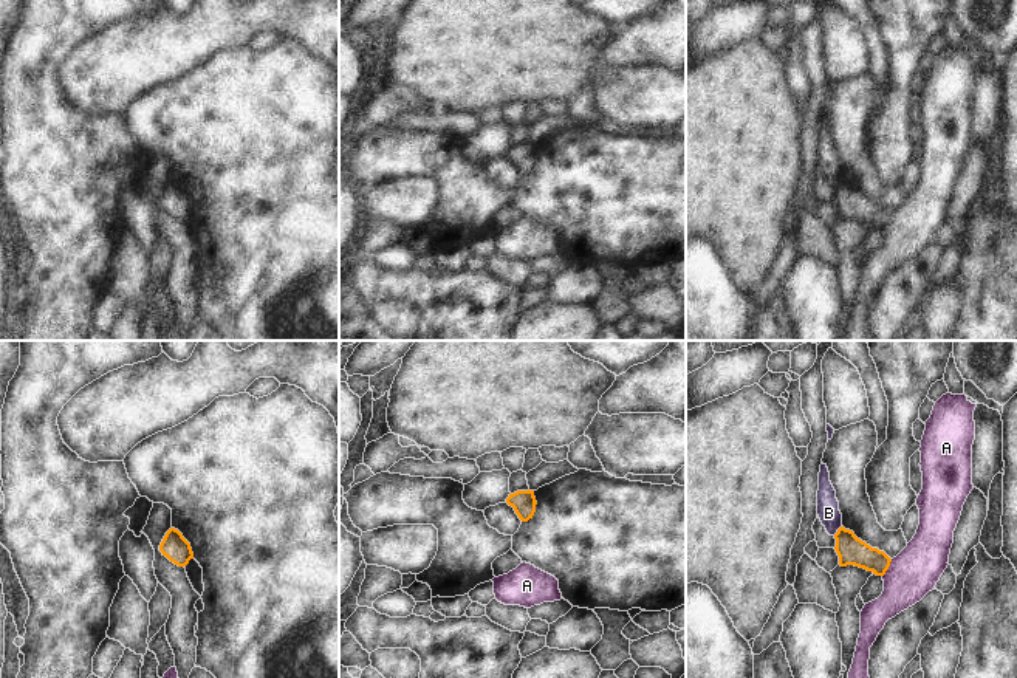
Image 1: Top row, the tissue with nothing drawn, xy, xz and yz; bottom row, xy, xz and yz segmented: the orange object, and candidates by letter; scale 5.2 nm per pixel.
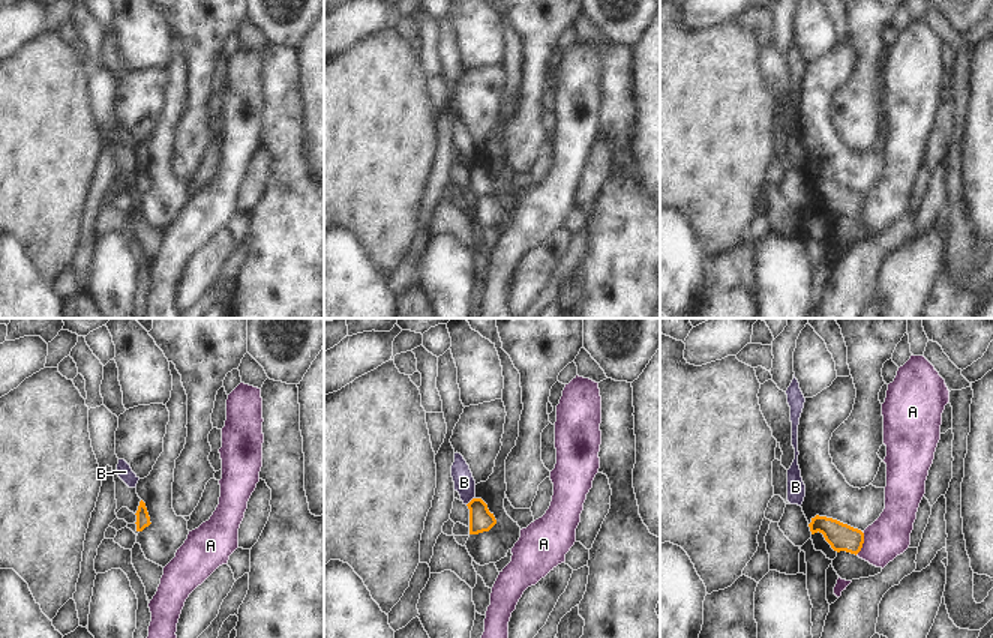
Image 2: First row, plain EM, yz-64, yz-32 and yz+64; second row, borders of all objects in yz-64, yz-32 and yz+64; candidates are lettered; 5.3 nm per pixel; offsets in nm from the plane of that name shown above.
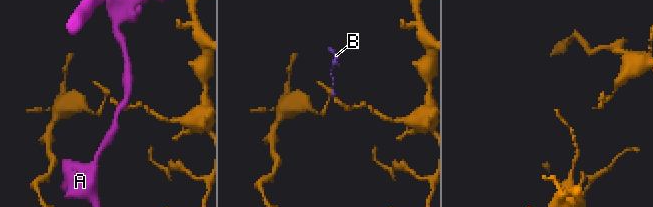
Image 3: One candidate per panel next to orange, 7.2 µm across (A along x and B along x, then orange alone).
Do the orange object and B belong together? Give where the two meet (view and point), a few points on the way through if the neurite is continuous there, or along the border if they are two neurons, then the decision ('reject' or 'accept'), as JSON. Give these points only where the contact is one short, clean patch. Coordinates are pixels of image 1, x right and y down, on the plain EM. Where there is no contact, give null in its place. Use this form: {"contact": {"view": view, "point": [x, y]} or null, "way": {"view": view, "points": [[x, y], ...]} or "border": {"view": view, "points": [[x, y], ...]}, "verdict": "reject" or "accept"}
{"contact": {"view": "yz", "point": [838, 183]}, "border": {"view": "yz", "points": [[841, 178], [833, 188]]}, "verdict": "reject"}

